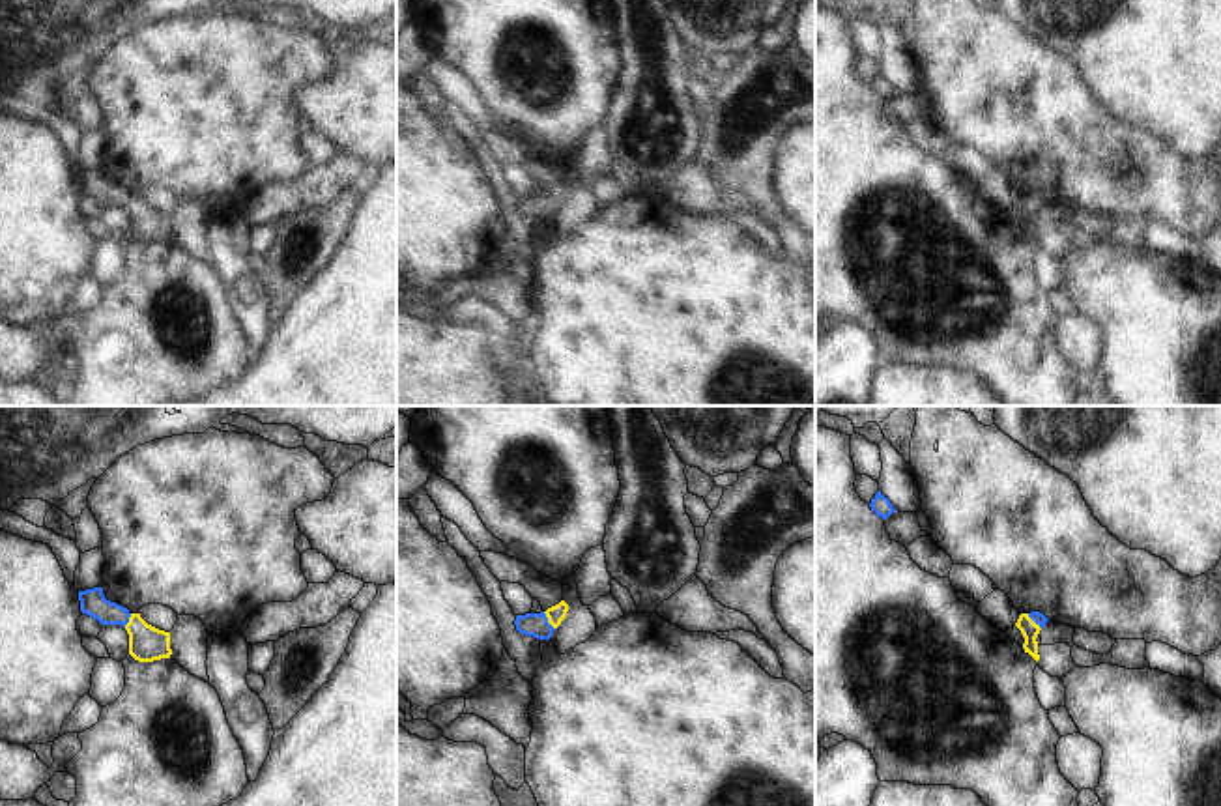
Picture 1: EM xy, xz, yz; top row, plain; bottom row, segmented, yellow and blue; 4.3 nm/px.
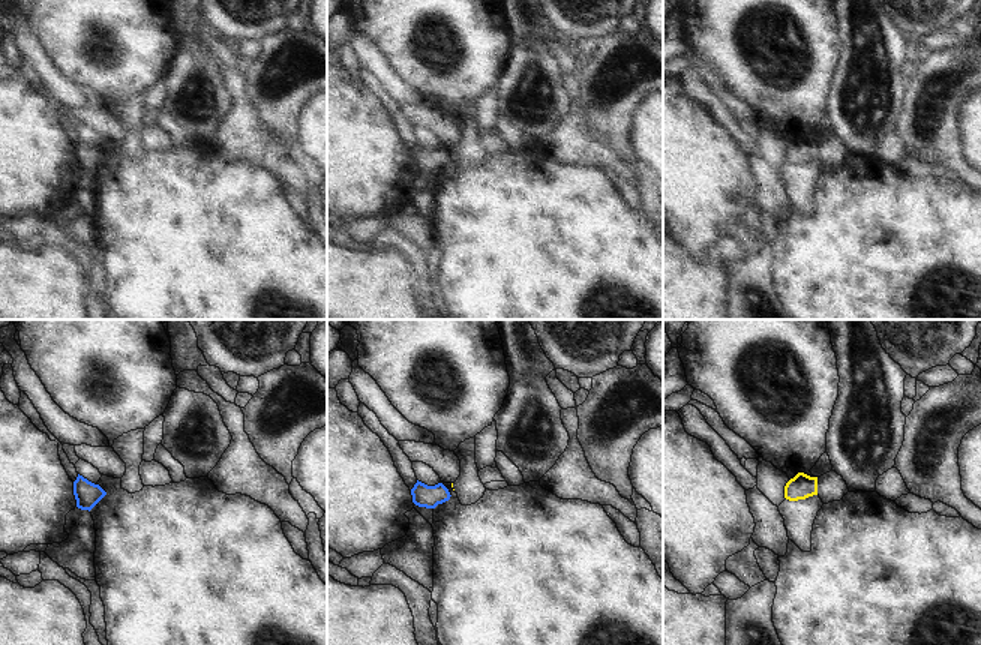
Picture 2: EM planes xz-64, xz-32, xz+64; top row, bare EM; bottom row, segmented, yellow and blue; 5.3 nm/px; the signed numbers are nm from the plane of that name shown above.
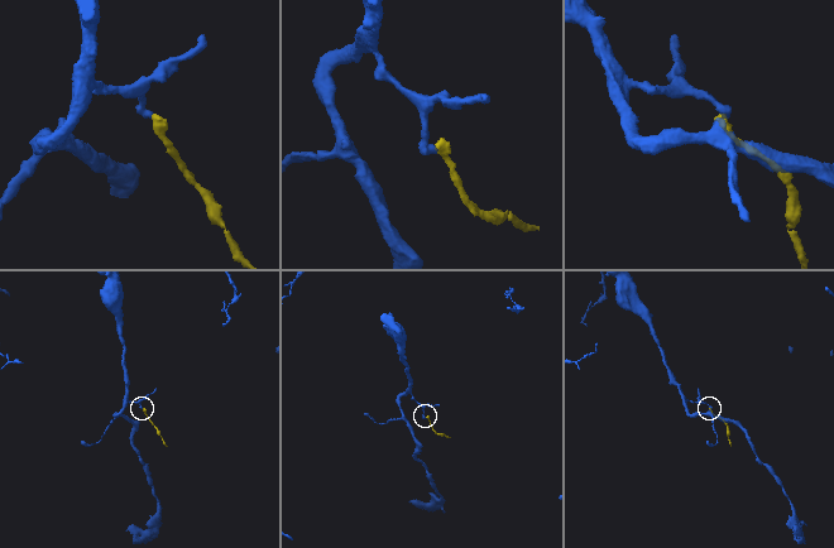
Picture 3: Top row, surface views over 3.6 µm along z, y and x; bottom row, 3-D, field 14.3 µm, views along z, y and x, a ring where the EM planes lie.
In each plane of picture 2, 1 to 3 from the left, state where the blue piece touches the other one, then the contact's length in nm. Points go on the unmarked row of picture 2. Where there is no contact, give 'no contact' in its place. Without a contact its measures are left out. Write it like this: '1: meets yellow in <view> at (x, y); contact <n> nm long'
1: no contact
2: no contact
3: no contact

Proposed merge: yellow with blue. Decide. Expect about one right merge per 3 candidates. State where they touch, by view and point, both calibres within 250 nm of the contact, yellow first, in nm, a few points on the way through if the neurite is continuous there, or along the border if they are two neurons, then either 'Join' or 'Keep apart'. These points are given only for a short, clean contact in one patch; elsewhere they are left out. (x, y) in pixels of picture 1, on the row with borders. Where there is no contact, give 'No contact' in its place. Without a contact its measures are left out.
Touches yellow at xz (548, 621). Thickness 80 nm (yellow) against 100 nm. Path across: xz (556, 614), (548, 621), (535, 625). Join

